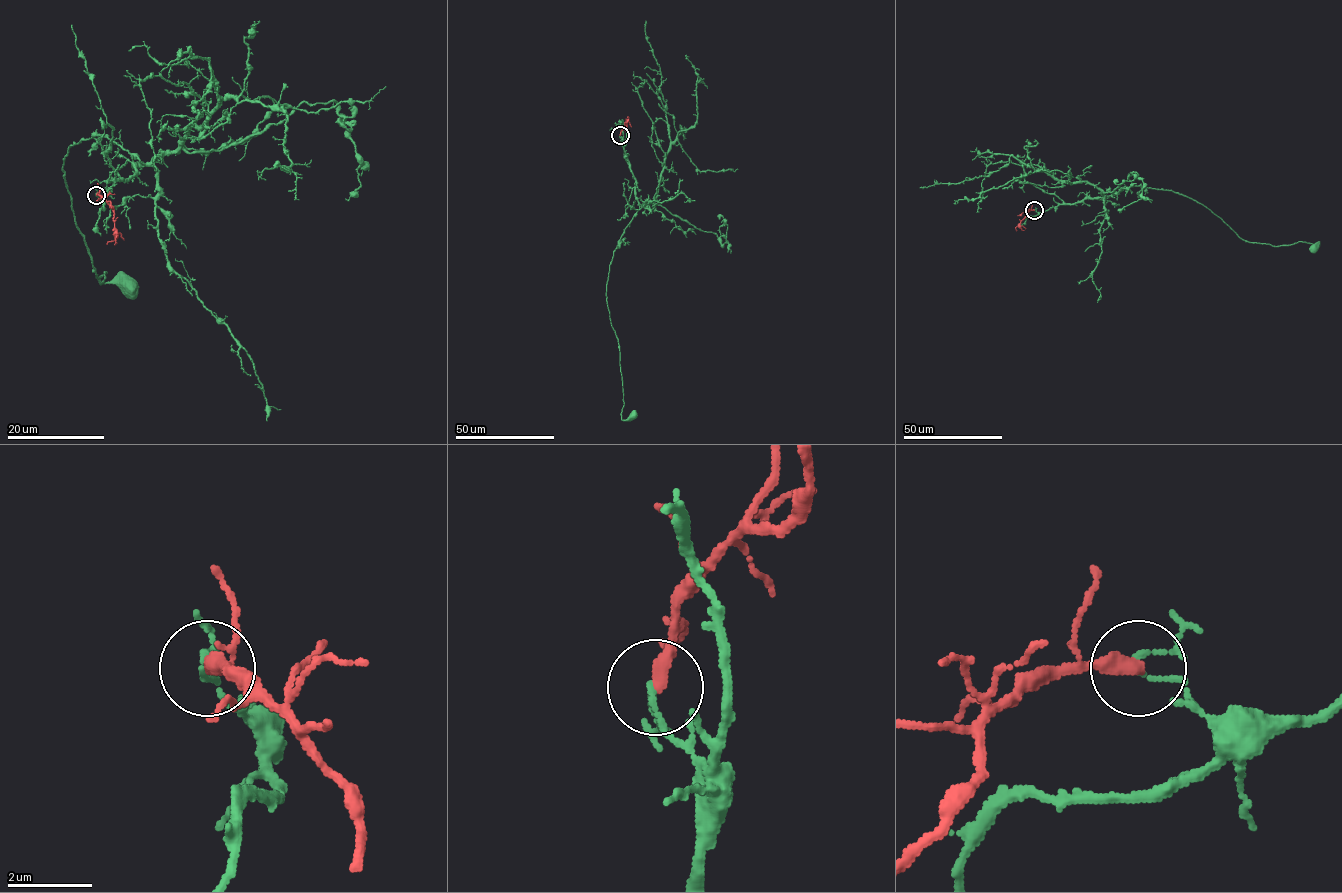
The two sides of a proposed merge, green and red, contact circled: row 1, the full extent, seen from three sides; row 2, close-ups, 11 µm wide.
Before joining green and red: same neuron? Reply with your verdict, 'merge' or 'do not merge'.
do not merge

